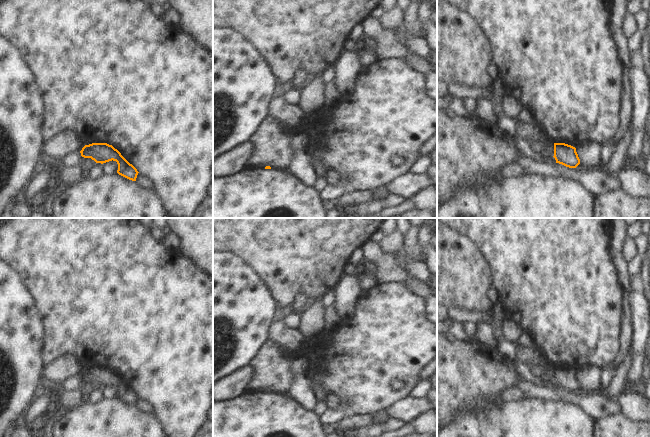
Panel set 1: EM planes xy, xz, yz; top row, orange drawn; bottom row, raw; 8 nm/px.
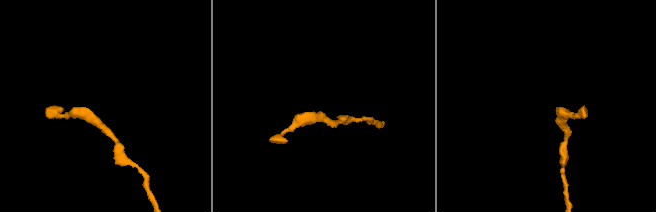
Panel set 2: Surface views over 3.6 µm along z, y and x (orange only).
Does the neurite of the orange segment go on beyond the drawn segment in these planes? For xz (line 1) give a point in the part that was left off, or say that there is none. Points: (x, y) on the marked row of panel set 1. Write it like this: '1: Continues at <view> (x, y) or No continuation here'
1: No continuation here

